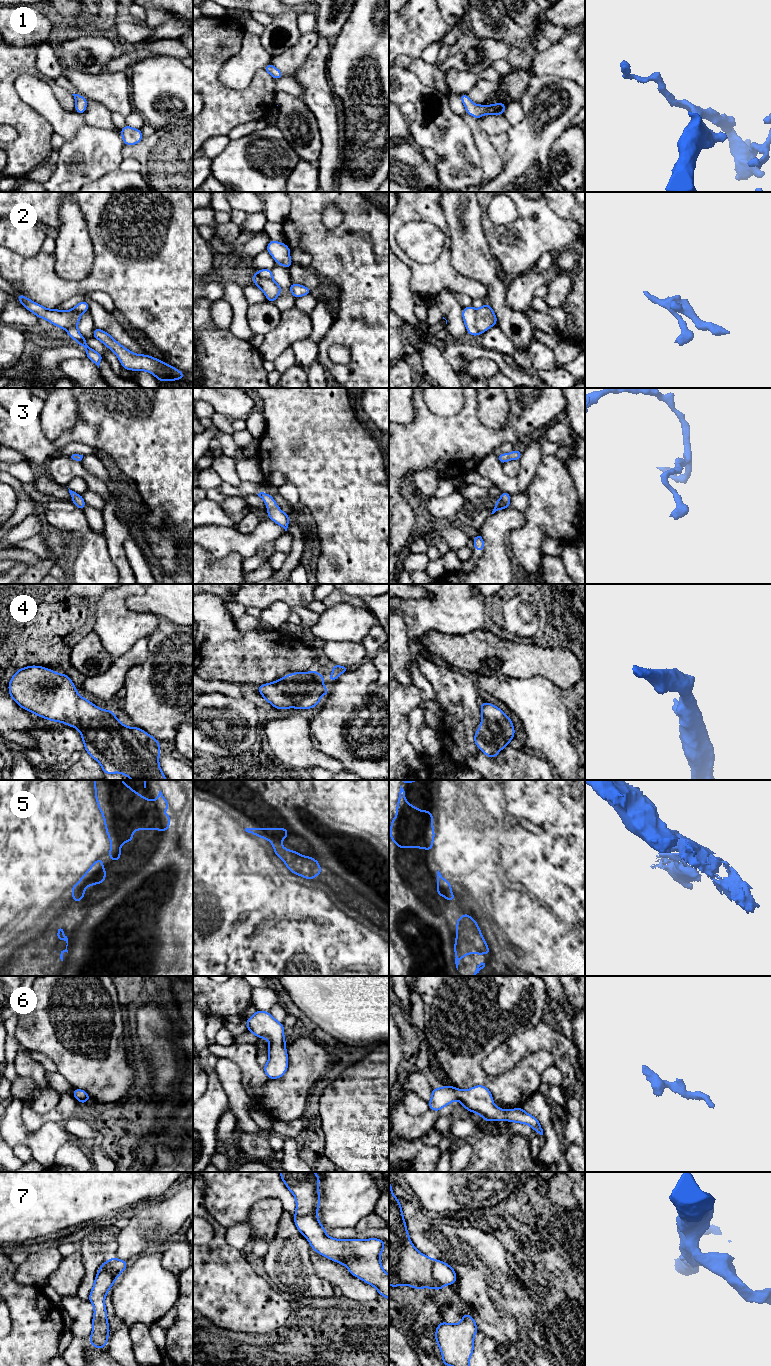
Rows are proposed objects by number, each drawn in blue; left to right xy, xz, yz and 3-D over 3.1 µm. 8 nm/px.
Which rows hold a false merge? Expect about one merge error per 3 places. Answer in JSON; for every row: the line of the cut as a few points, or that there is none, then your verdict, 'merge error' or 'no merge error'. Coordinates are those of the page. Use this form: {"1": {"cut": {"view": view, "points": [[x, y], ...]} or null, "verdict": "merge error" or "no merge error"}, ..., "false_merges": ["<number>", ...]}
{"1": {"cut": null, "verdict": "no merge error"}, "2": {"cut": {"view": "yz", "points": [[475, 310], [475, 327], [480, 333]]}, "verdict": "merge error"}, "3": {"cut": null, "verdict": "no merge error"}, "4": {"cut": null, "verdict": "no merge error"}, "5": {"cut": {"view": "xz", "points": [[279, 840], [271, 841]]}, "verdict": "merge error"}, "6": {"cut": null, "verdict": "no merge error"}, "7": {"cut": {"view": "yz", "points": [[433, 1259], [432, 1275], [442, 1285]]}, "verdict": "merge error"}, "false_merges": ["2", "5", "7"]}

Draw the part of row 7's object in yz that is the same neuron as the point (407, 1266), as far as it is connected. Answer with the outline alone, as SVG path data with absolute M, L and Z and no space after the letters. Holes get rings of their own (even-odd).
M389 1181L389 1286L408 1285L415 1290L420 1288L442 1290L442 1285L432 1273L433 1262L433 1258L419 1252L410 1240L400 1200L393 1195Z

